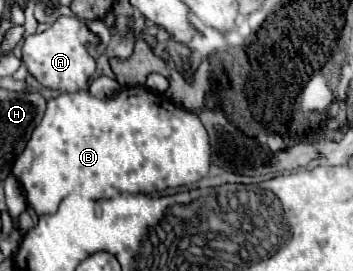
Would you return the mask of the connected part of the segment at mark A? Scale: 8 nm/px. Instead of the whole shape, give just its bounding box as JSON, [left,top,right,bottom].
[22,17,98,93]

